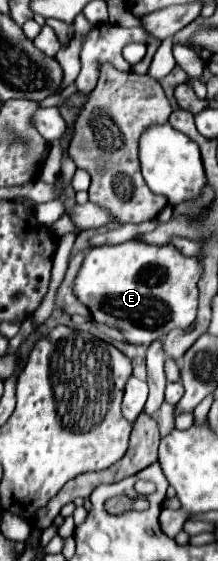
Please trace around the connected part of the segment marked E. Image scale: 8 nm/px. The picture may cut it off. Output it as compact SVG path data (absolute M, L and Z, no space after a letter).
M136 239L94 247L82 261L82 267L76 277L74 293L80 303L84 303L98 323L116 327L124 339L132 345L150 345L156 339L162 339L172 329L188 329L196 319L198 305L198 277L202 265L192 257L186 257L172 245L148 245Z

